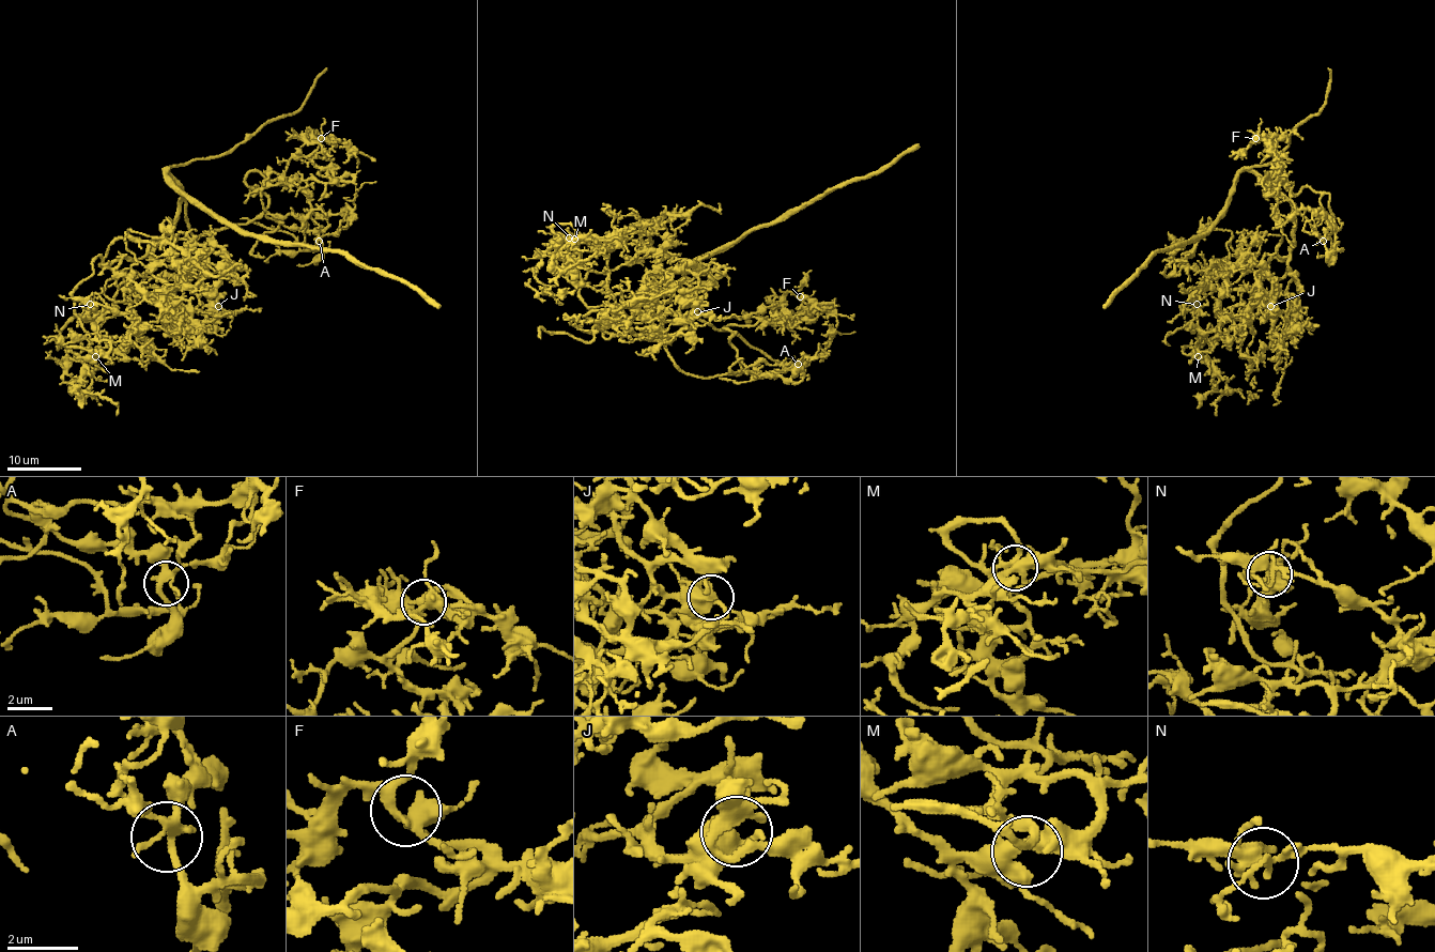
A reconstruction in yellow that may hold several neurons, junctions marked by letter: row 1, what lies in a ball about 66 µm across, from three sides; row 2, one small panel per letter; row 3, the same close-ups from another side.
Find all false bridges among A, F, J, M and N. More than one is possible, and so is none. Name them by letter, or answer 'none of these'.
none of these

